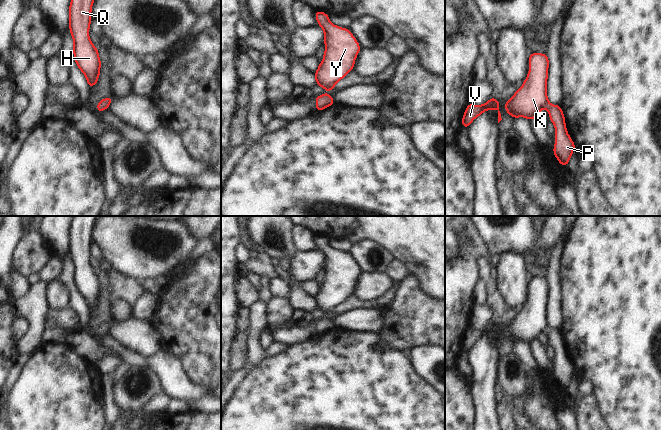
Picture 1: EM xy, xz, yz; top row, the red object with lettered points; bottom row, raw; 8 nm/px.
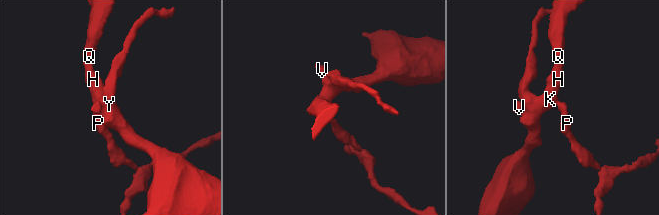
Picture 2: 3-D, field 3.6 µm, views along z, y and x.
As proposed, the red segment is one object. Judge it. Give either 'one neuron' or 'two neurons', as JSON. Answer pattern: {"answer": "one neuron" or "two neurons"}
{"answer": "one neuron"}

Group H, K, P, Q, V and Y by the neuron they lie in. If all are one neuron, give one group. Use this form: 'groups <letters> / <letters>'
groups H K P Q V Y

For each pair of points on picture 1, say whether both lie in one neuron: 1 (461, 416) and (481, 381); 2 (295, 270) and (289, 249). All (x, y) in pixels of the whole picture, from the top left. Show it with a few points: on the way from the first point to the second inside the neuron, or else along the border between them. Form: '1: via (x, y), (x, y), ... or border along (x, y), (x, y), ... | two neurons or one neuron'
1: border along (470, 378), (476, 419) | two neurons
2: border along (296, 252), (290, 259) | two neurons

